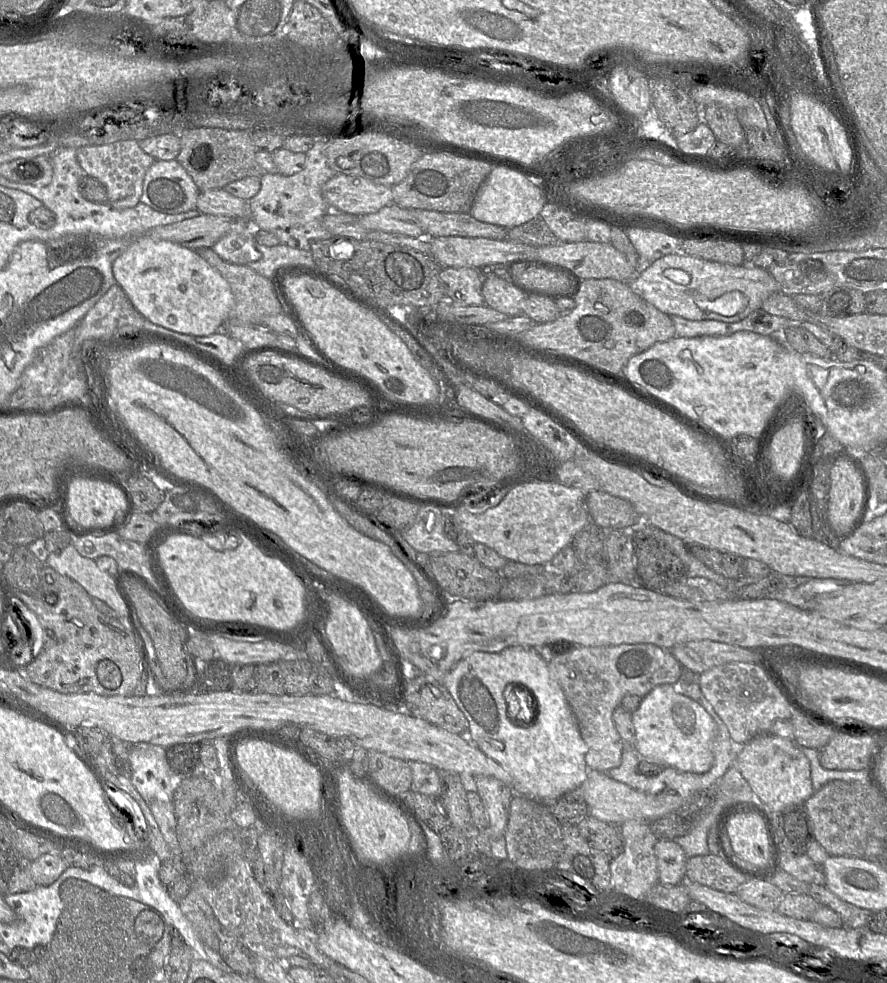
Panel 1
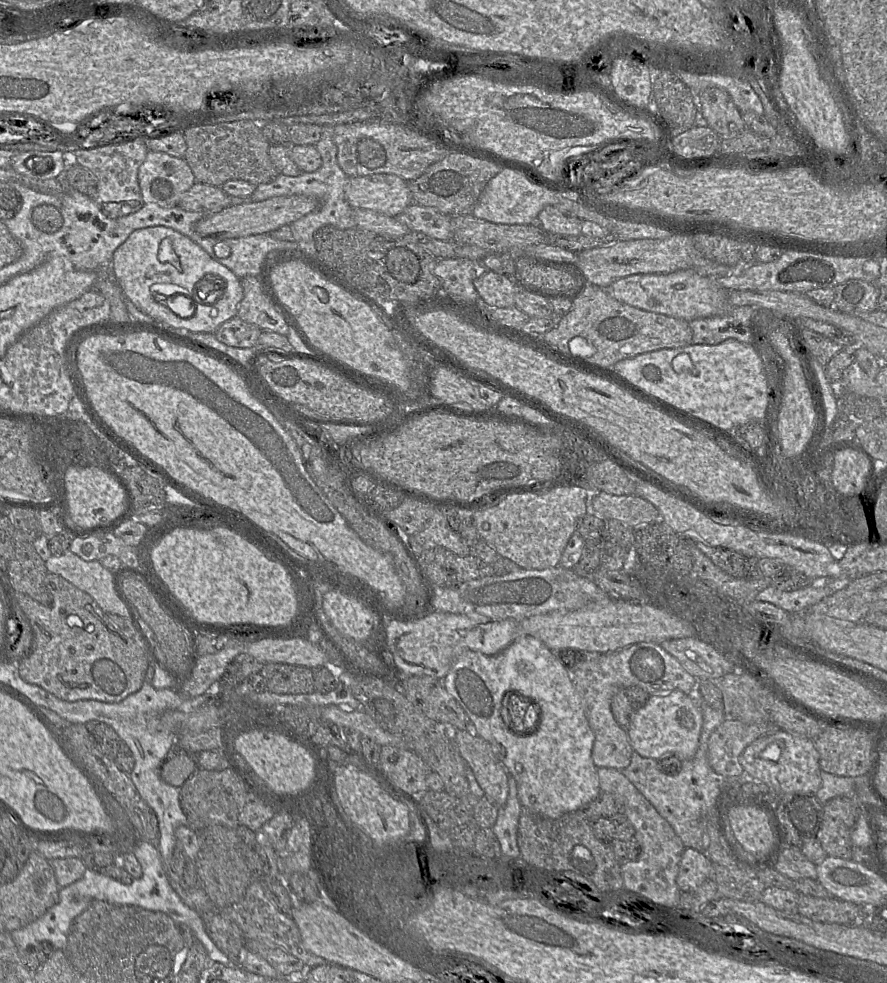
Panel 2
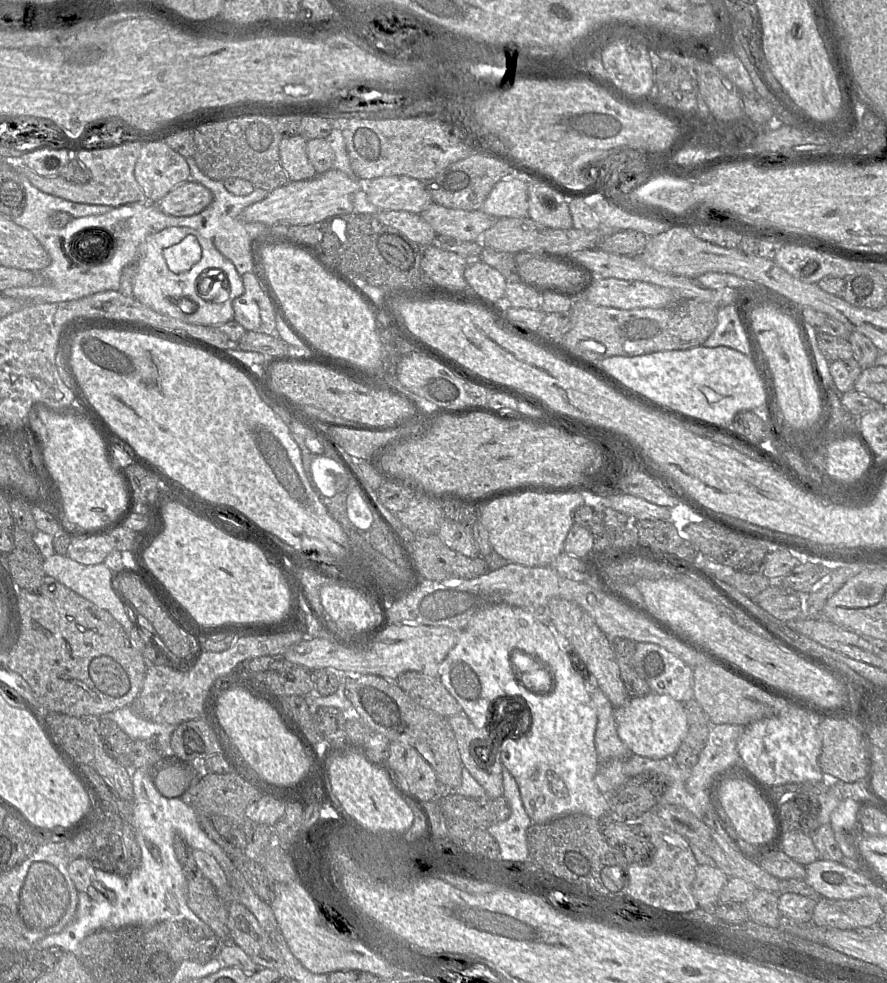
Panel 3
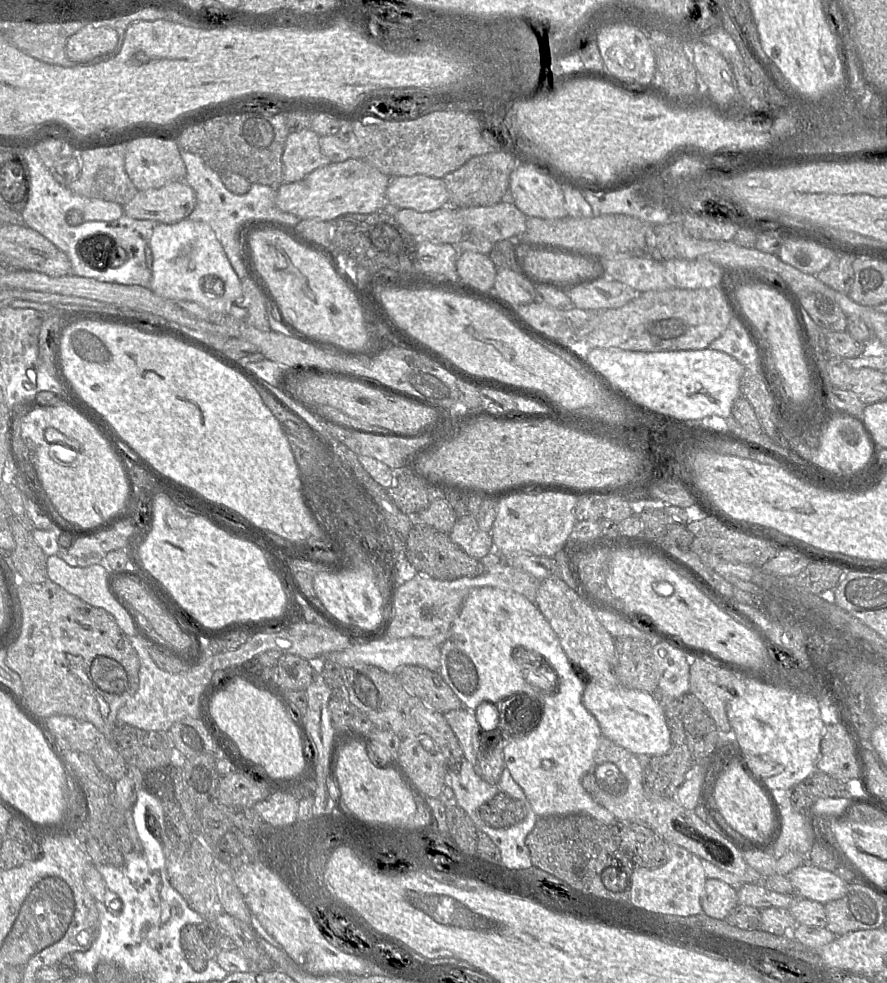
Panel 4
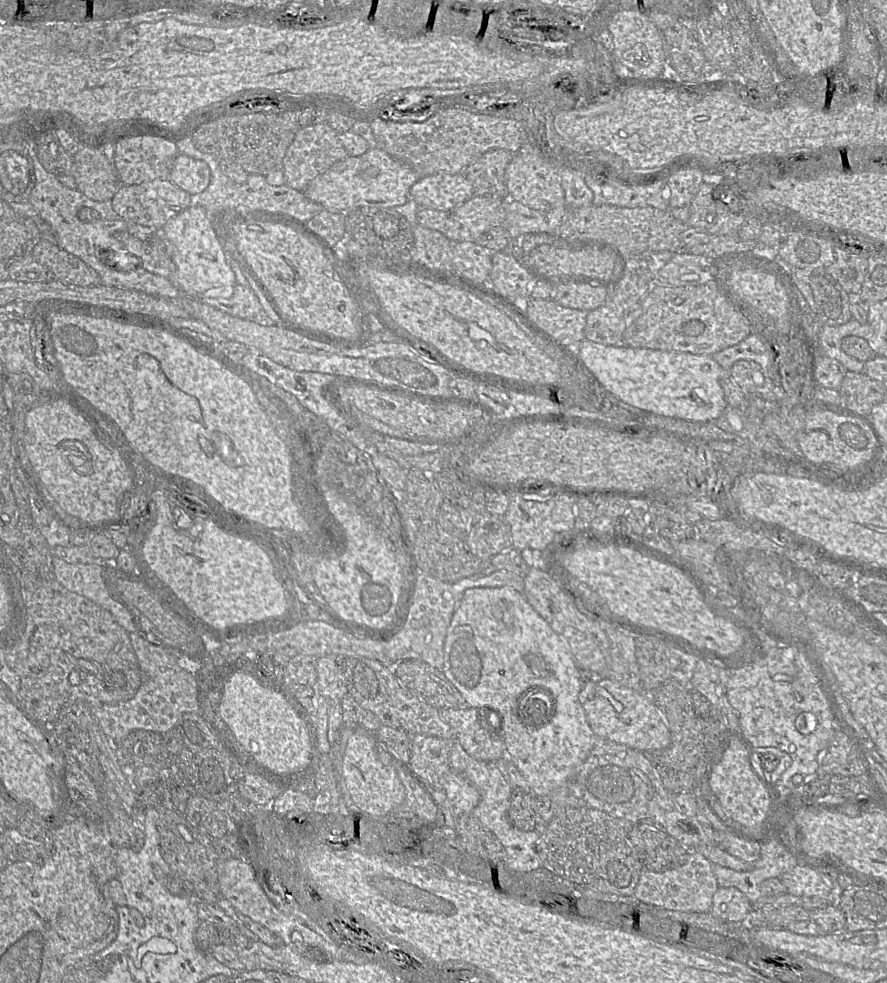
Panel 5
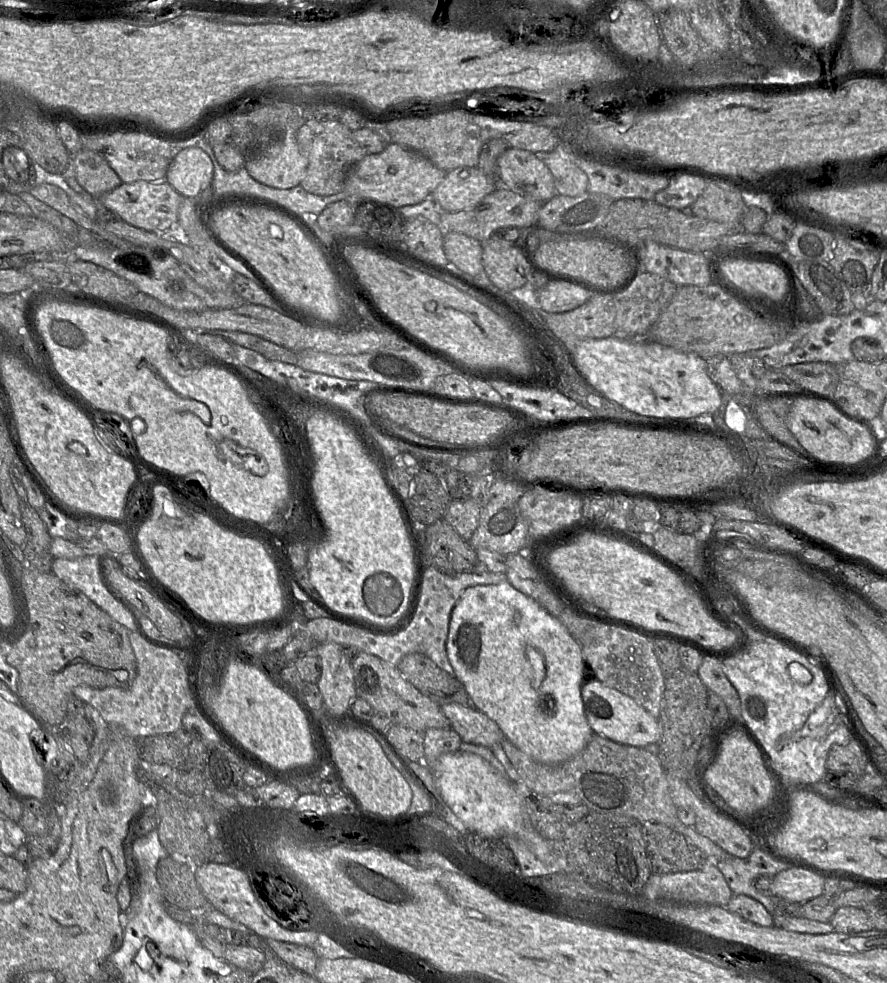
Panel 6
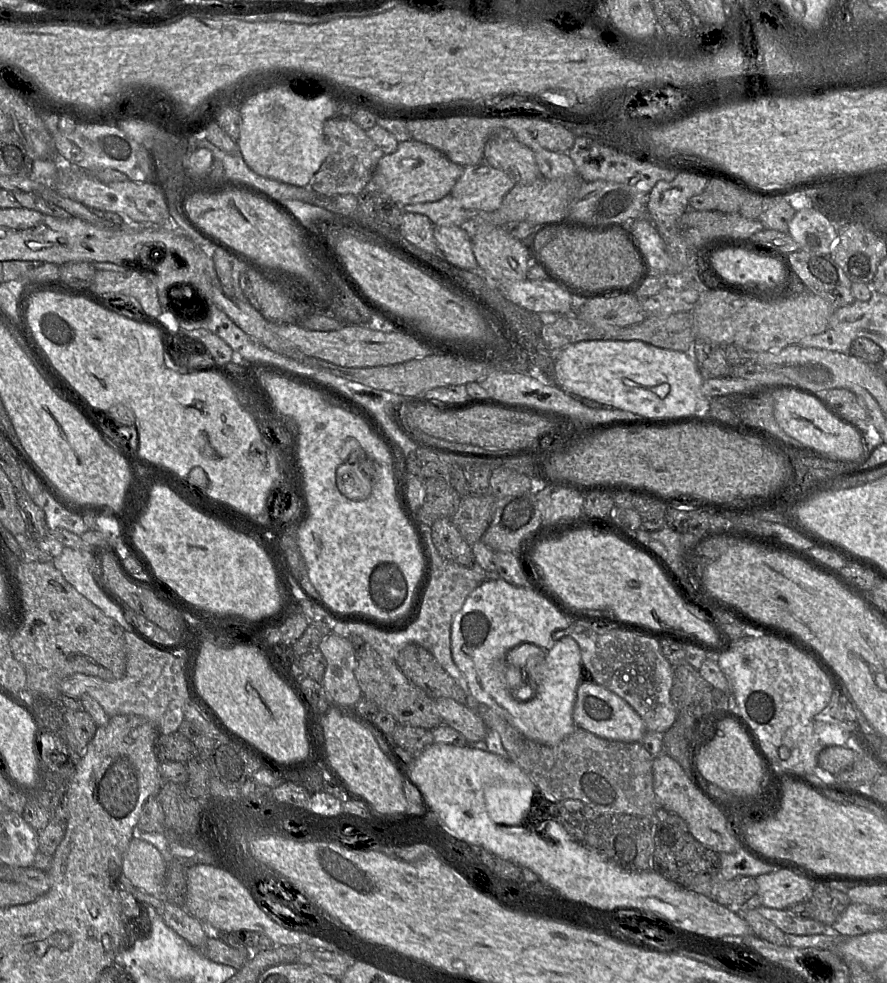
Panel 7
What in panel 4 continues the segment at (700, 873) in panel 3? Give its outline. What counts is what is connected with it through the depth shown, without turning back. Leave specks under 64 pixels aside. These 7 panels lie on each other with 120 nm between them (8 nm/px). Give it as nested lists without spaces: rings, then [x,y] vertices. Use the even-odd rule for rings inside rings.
[[[707,878],[701,905],[708,916],[726,919],[730,911],[737,905],[737,890],[721,880]]]

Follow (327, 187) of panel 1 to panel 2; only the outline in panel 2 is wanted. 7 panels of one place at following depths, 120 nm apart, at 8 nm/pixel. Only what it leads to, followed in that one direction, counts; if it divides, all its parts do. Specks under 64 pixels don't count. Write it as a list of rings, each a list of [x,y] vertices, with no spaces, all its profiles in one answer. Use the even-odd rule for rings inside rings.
[[[393,174],[350,178],[345,196],[353,209],[371,210],[389,217],[399,216],[412,203],[408,182]]]

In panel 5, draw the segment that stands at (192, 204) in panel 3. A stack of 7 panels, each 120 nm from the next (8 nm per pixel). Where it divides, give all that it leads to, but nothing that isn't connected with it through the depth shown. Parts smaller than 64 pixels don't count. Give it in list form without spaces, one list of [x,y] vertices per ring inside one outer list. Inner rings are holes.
[[[155,179],[136,185],[121,185],[111,199],[115,212],[126,221],[150,228],[162,229],[172,217],[189,208],[195,198],[176,186],[170,179]]]

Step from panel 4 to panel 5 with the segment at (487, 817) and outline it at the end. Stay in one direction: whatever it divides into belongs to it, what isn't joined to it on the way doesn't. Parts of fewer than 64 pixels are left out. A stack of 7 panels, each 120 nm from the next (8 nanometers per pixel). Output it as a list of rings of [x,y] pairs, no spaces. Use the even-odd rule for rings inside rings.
[[[513,788],[510,798],[510,807],[508,809],[508,821],[512,826],[522,831],[537,831],[541,837],[548,823],[545,823],[539,815],[536,797],[544,796],[537,796],[533,794],[533,792],[525,793],[521,788]]]

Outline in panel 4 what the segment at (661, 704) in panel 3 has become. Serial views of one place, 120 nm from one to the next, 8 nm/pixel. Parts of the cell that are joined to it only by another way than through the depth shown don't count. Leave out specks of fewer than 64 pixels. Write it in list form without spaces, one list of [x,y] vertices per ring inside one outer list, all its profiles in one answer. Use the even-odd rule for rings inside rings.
[[[593,683],[585,686],[582,703],[598,721],[602,736],[631,753],[660,756],[670,751],[670,730],[664,710],[655,693],[629,689],[622,685],[604,688],[600,684]]]

